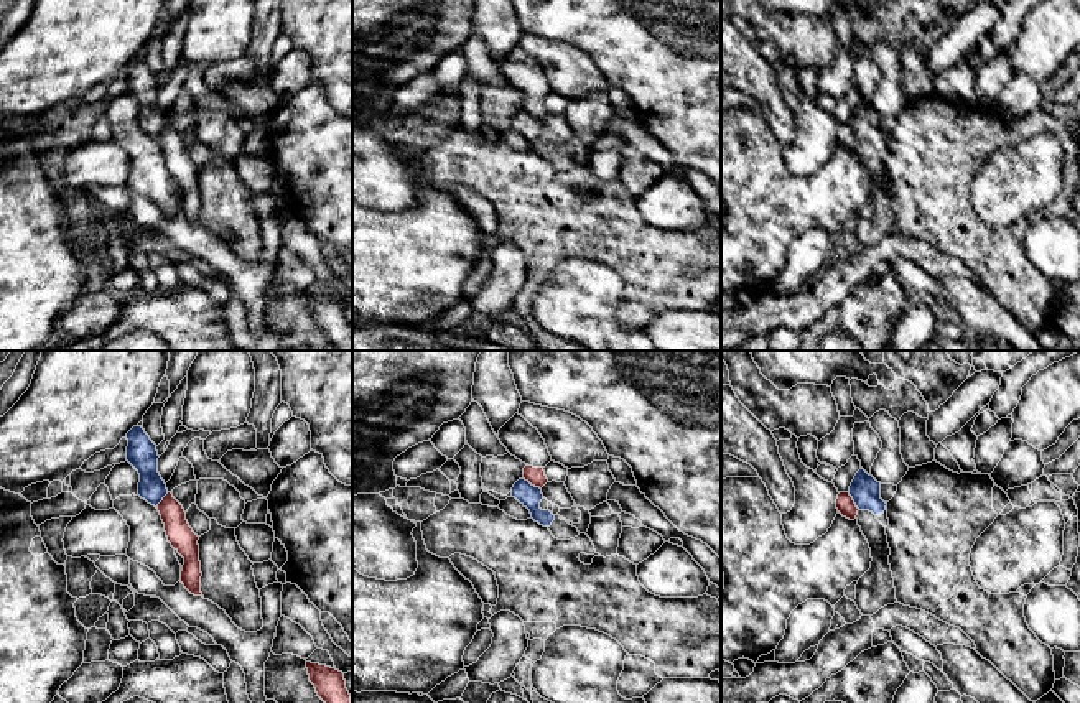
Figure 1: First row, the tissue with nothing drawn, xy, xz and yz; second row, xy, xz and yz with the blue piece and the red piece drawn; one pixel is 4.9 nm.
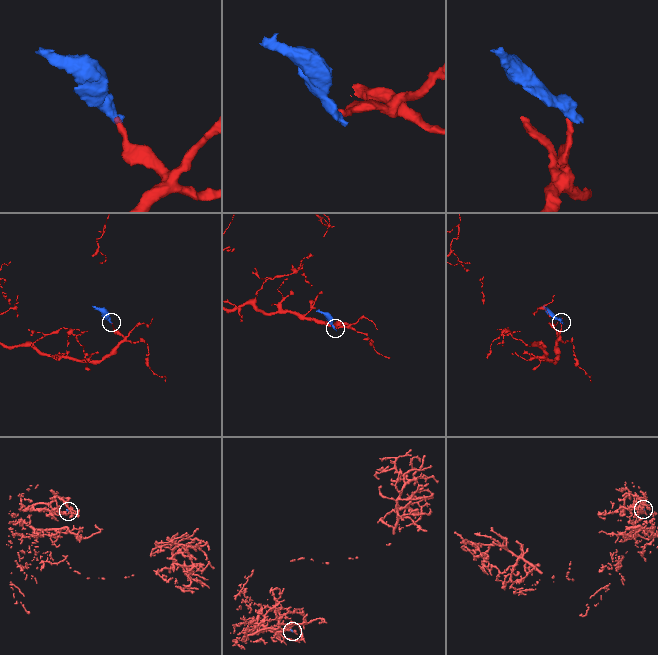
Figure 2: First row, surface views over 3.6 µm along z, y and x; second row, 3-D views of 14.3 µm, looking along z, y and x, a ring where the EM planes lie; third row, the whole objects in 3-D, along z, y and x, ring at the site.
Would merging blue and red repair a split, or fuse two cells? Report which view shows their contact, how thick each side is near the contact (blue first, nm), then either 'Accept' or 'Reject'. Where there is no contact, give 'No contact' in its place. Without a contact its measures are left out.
Touches blue in xz. Thickness 110 nm (blue) against 90 nm. Reject

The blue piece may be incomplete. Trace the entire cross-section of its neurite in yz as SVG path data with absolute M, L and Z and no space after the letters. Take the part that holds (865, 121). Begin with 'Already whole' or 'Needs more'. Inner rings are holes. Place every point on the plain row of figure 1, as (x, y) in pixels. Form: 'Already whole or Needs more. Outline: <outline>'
Needs more. Outline: M863 99L856 104L848 123L859 140L858 156L869 175L873 189L871 199L858 211L854 234L863 247L873 247L881 239L897 234L886 166L887 135L881 130L881 114Z

